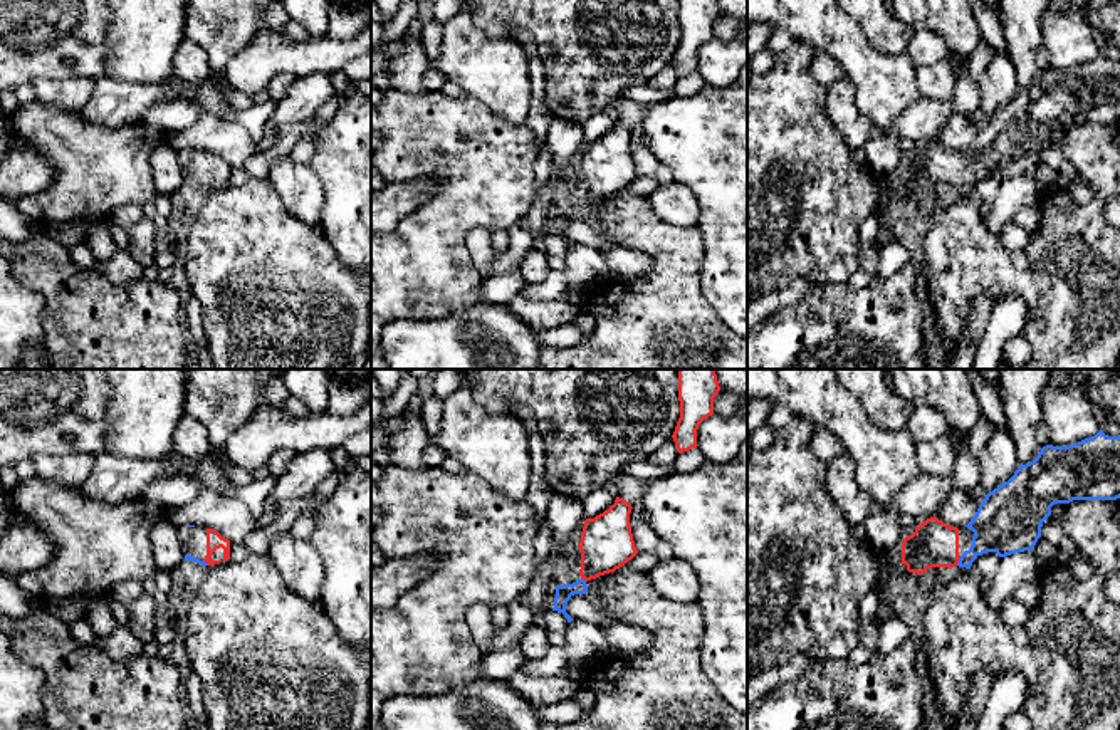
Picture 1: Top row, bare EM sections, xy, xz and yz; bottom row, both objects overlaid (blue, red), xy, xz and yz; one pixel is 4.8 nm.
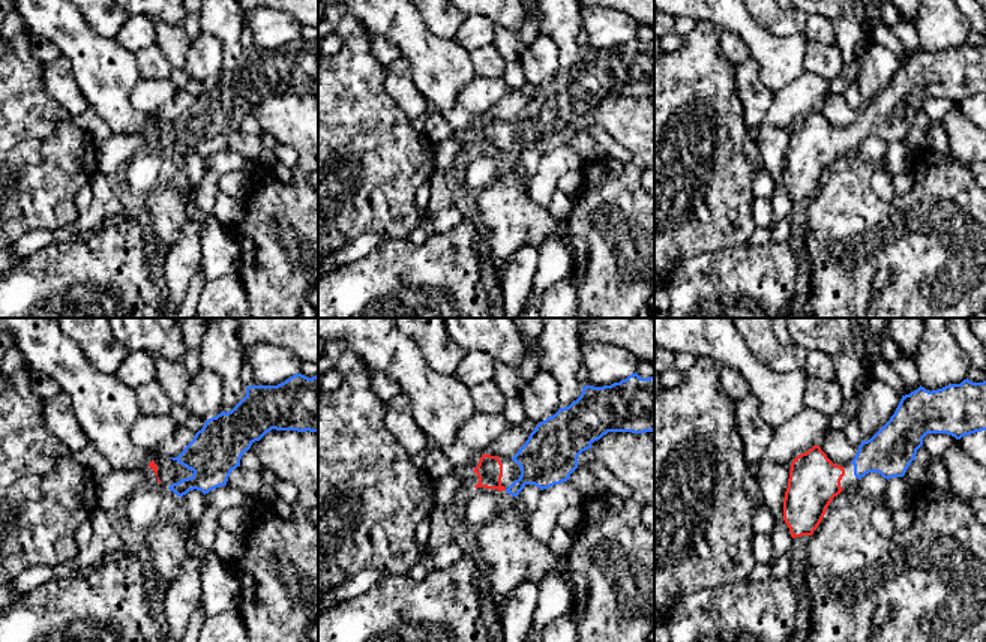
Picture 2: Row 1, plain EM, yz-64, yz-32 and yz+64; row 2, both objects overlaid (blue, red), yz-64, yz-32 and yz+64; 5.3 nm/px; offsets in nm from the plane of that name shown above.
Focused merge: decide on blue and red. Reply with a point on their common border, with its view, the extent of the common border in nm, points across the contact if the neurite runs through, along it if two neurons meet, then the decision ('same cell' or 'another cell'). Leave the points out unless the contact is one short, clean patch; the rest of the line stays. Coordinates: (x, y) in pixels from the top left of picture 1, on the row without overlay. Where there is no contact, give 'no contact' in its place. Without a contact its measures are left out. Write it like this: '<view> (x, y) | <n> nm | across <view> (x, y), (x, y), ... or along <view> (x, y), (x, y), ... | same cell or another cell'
yz (959, 185) | 50 nm | across yz (998, 150), (959, 185), (949, 182), (934, 168) | same cell

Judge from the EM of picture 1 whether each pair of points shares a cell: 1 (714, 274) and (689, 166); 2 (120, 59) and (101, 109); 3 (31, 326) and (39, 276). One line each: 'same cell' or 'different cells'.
1: same cell
2: different cells
3: different cells

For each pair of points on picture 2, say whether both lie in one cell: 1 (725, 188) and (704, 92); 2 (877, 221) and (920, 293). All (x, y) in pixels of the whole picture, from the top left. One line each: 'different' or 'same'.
1: same
2: same

